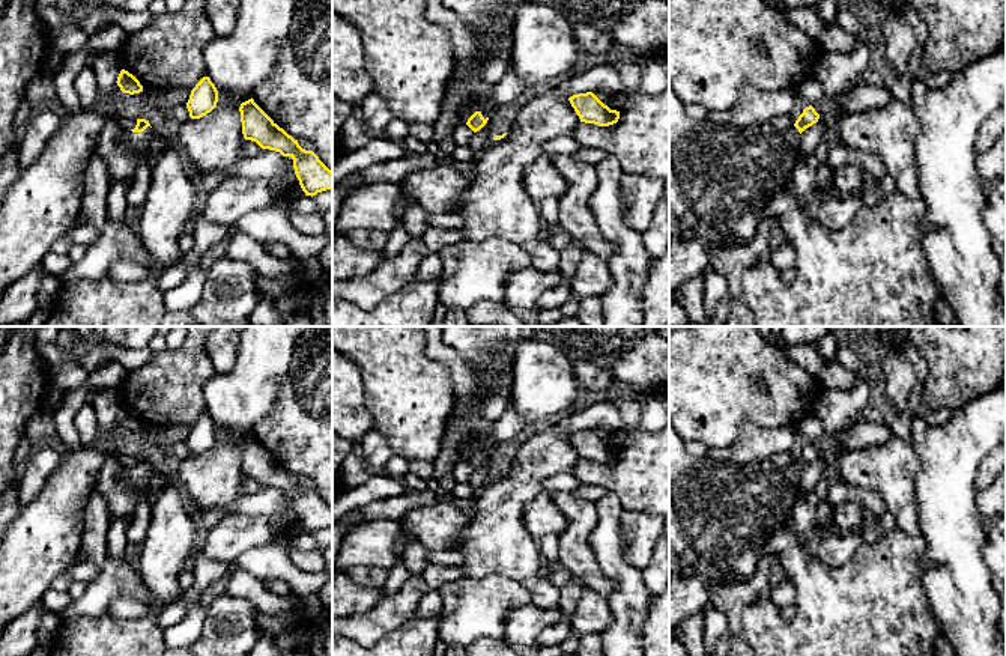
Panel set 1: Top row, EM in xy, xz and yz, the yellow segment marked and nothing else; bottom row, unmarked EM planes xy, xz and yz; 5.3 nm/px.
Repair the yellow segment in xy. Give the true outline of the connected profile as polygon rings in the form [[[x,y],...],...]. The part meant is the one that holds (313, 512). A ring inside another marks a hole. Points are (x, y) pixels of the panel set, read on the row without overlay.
[[[256,439],[241,441],[242,471],[245,477],[256,478],[262,486],[280,489],[293,497],[295,512],[305,533],[332,527],[332,509],[313,487],[305,487],[298,477],[280,465]]]

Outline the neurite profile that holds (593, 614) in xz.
[[[585,588],[571,617],[571,633],[583,635],[603,633],[614,621],[608,599],[591,588]]]

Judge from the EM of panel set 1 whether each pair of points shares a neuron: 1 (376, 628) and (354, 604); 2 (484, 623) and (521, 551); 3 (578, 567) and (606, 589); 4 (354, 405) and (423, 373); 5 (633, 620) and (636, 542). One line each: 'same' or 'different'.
1: different
2: different
3: same
4: different
5: different

